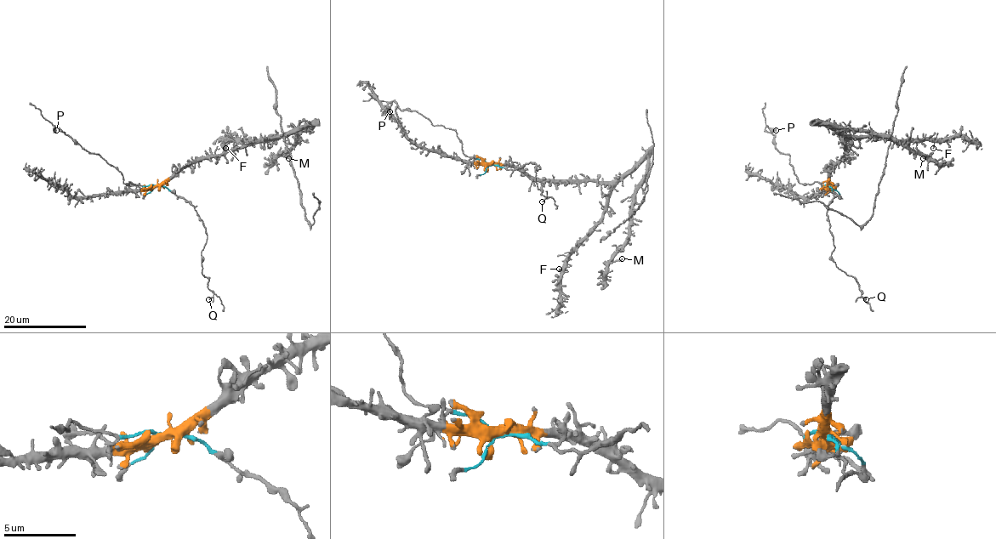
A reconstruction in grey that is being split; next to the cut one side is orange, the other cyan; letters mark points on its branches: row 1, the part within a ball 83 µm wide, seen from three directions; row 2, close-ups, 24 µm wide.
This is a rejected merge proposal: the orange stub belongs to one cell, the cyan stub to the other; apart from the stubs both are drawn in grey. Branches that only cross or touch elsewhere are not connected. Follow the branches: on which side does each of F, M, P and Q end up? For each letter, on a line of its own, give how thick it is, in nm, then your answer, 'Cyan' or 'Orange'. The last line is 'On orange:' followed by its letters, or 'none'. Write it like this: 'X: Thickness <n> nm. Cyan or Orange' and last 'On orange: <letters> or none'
F: Thickness 200 nm. Orange
M: Thickness 400 nm. Orange
P: Thickness 480 nm. Cyan
Q: Thickness 260 nm. Cyan
On orange: F, M

